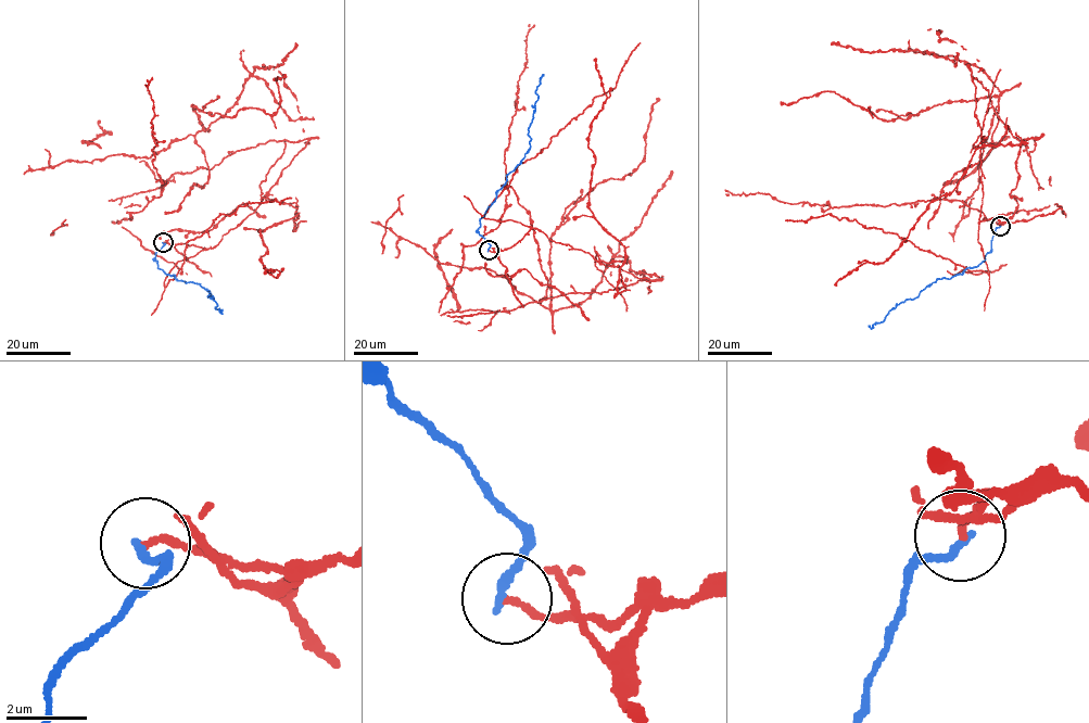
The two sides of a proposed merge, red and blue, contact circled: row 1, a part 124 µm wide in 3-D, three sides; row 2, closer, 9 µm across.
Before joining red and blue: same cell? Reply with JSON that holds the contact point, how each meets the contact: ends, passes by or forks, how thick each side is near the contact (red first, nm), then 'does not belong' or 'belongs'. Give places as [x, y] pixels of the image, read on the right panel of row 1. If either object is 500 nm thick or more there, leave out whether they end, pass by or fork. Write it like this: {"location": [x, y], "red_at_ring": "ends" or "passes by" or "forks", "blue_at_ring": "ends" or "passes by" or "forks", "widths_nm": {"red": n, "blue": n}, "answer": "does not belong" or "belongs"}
{"location": [1000, 226], "red_at_ring": "ends", "blue_at_ring": "ends", "widths_nm": {"red": 170, "blue": 200}, "answer": "does not belong"}

